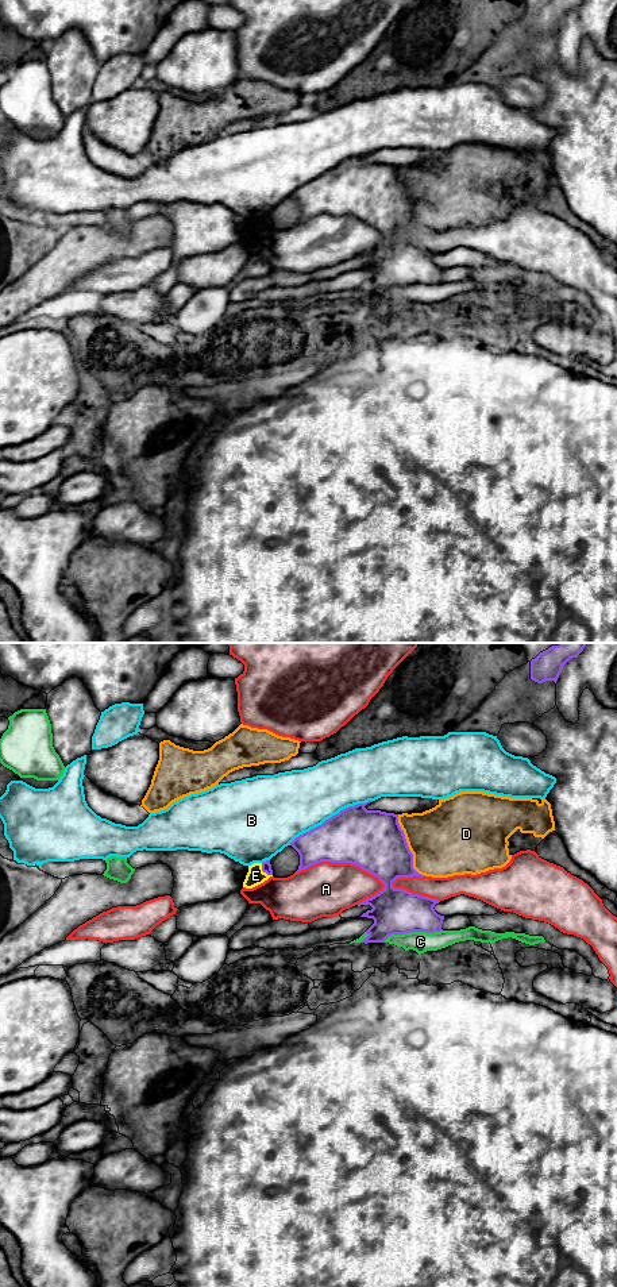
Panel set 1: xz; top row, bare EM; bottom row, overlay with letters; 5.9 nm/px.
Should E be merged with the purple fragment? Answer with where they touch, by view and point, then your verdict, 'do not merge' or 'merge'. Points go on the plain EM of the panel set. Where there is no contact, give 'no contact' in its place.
contact xz (263, 223); do not merge

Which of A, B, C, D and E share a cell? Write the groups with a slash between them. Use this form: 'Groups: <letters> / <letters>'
Groups: A / B / C / D E

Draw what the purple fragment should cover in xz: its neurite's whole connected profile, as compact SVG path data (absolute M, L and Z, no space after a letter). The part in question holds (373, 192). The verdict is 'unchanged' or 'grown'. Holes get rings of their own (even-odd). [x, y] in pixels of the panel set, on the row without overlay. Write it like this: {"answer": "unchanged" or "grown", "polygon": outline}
{"answer": "unchanged", "polygon": "M369 153L366 155L358 155L354 158L348 158L343 162L340 162L338 166L332 167L331 170L325 172L321 177L311 181L309 184L305 184L296 189L290 197L298 204L300 207L300 217L298 223L305 221L313 216L321 215L321 213L329 213L329 215L351 215L362 221L370 224L371 227L377 228L383 236L383 242L375 246L371 250L365 251L363 254L358 255L360 257L370 257L373 261L363 265L360 269L373 270L374 275L366 282L369 286L366 290L363 290L360 294L385 294L385 292L392 286L404 286L410 284L440 284L441 275L444 271L444 267L440 267L435 263L433 258L439 255L440 253L432 251L428 248L423 248L419 246L409 244L404 240L394 240L393 234L397 230L412 230L412 228L425 228L419 226L413 220L413 205L410 204L404 182L401 181L398 176L398 166L394 165L386 165L381 162L367 162L365 158L373 153Z"}

